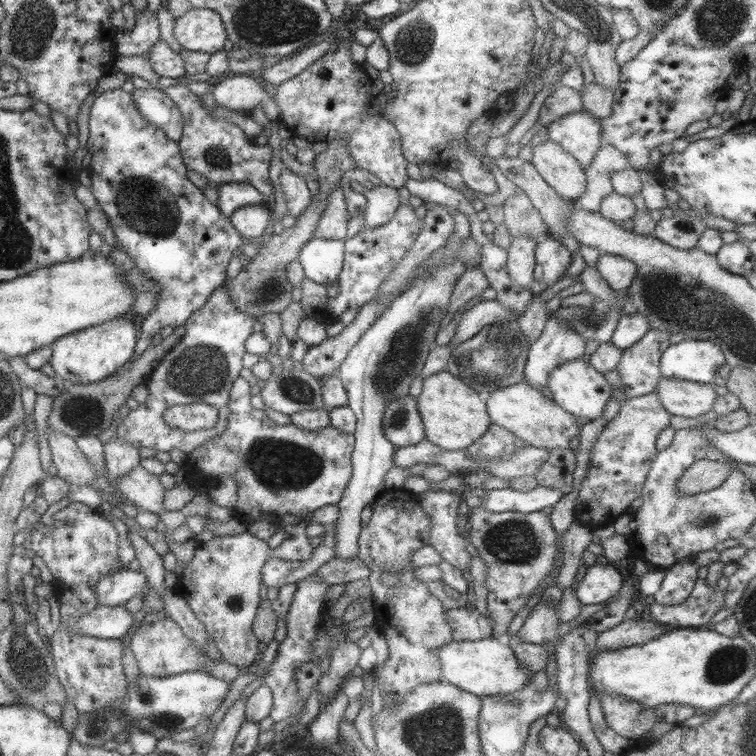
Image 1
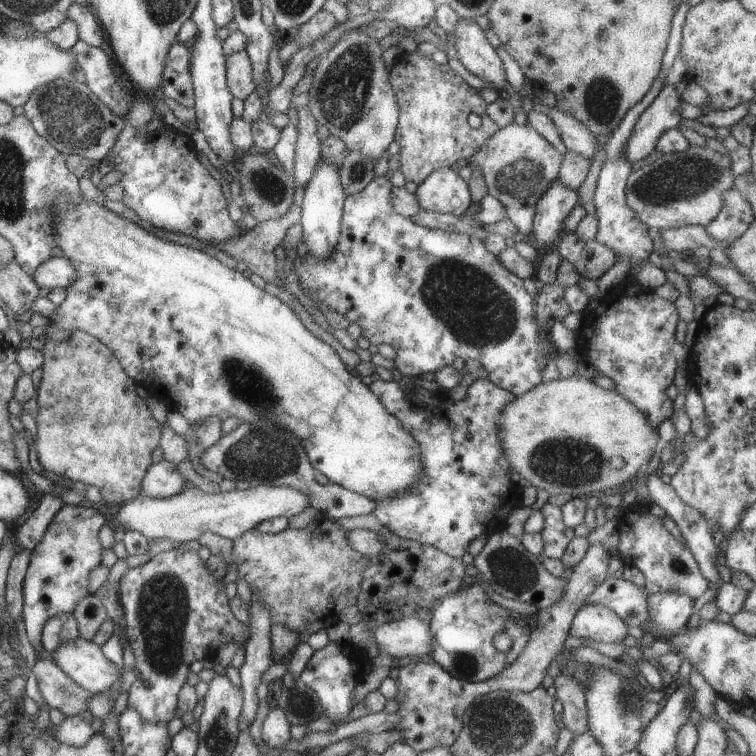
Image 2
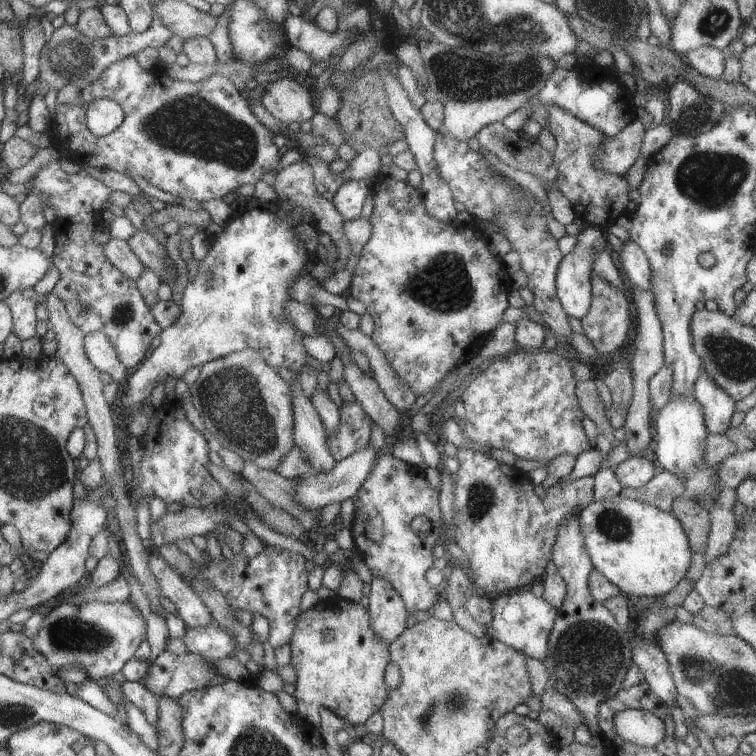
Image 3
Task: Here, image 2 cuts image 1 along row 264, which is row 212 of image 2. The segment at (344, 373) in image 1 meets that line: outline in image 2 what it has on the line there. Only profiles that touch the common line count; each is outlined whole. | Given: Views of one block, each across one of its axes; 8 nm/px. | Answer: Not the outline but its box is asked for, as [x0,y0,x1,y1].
[414,168,472,216]

